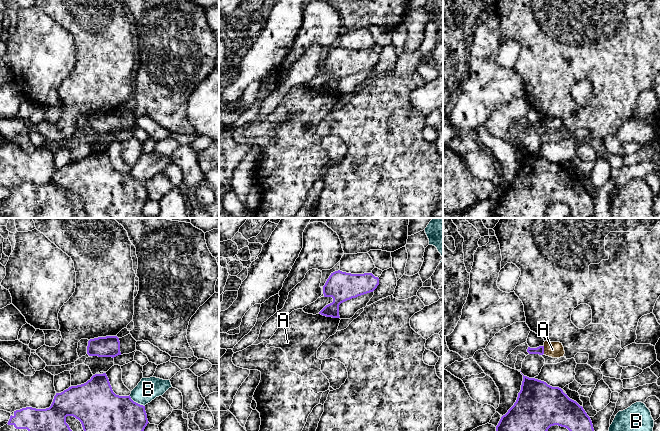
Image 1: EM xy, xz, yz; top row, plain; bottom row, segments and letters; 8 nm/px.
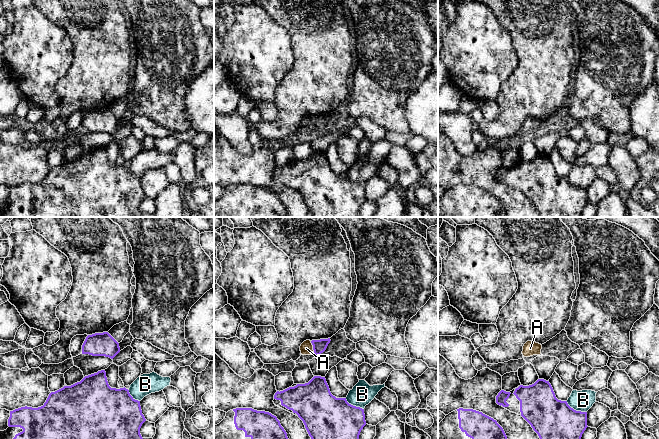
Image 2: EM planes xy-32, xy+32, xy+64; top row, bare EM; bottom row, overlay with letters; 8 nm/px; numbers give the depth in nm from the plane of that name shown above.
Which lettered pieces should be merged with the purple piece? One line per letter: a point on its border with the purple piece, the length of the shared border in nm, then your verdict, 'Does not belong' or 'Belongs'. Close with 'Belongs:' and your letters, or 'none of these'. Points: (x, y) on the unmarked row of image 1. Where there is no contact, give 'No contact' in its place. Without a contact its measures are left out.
A: Touches purple at yz (543, 126). Shared border 60 nm. Does not belong
B: Touches purple at xy (135, 178). Shared border 160 nm. Does not belong
Belongs: none of these

